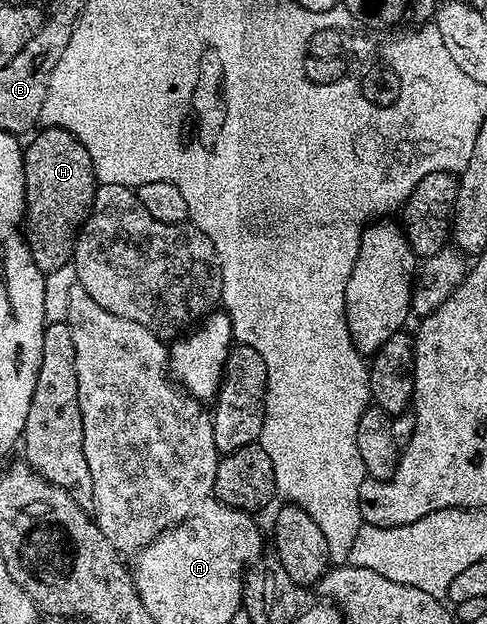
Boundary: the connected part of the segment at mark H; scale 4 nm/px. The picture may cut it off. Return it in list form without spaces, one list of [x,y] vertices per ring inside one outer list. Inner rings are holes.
[[[44,127],[32,139],[24,145],[26,240],[34,263],[47,274],[71,262],[76,236],[92,210],[98,182],[90,151],[70,131]]]

